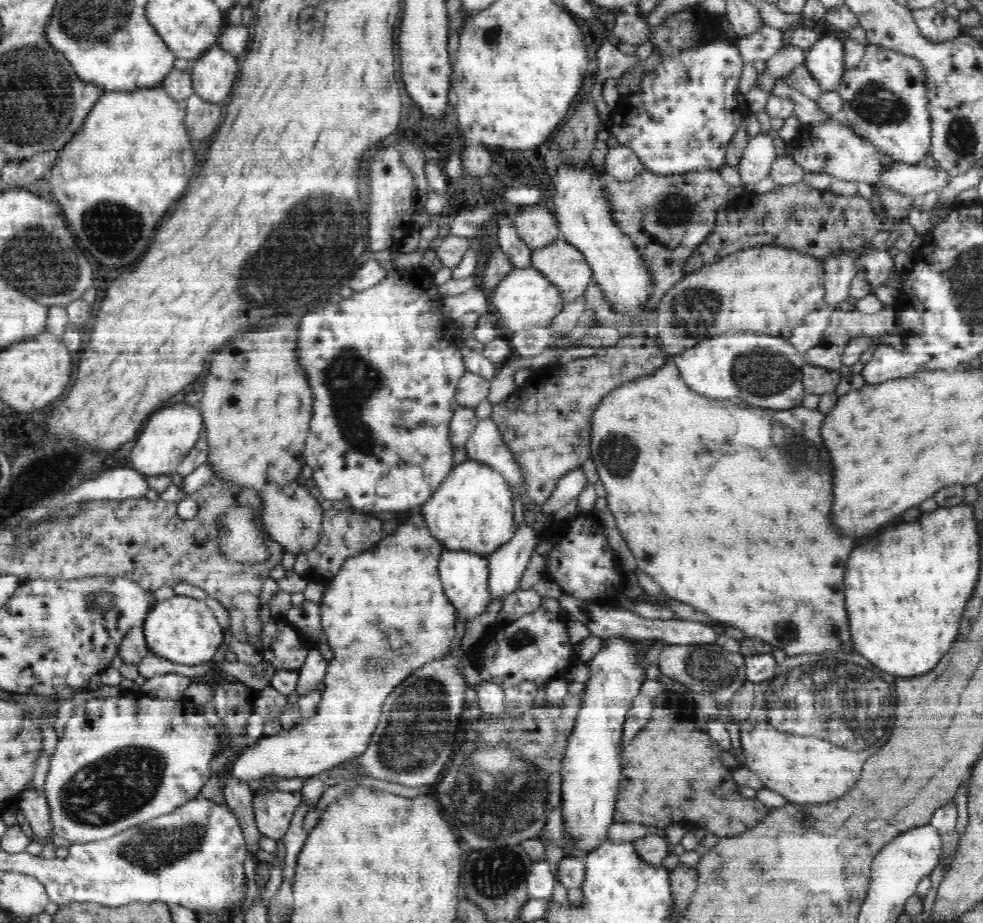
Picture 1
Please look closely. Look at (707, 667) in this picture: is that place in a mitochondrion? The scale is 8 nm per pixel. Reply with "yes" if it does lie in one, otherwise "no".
yes

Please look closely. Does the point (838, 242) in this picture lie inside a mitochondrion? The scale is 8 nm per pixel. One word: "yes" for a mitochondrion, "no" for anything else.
yes

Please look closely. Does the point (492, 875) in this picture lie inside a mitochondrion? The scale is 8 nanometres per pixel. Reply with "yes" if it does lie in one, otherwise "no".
yes

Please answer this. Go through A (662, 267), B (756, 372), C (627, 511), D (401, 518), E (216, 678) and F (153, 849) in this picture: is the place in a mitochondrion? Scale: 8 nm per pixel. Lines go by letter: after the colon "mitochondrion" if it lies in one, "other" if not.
A: other
B: mitochondrion
C: other
D: other
E: other
F: mitochondrion

